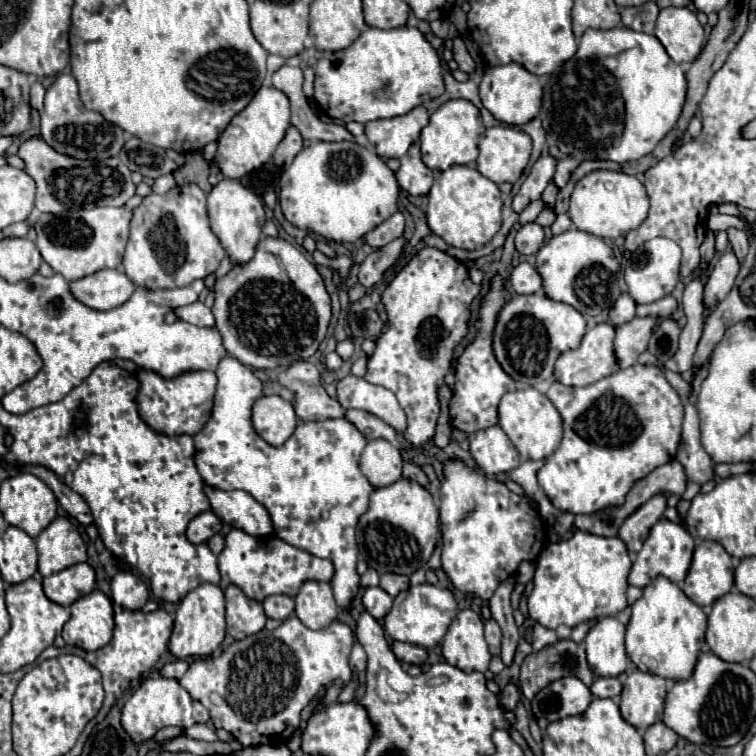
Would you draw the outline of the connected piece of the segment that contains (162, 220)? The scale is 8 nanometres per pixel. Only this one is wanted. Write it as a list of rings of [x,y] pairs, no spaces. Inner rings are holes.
[[[176,185],[164,195],[150,193],[132,211],[130,239],[122,265],[136,285],[148,289],[186,287],[194,279],[214,273],[224,257],[226,251],[208,223],[206,193],[198,185]]]

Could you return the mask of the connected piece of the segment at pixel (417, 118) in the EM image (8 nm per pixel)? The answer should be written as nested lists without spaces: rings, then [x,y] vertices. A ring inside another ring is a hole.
[[[416,107],[406,115],[392,119],[378,119],[366,123],[366,137],[380,157],[400,159],[408,147],[418,139],[428,123],[426,107]]]

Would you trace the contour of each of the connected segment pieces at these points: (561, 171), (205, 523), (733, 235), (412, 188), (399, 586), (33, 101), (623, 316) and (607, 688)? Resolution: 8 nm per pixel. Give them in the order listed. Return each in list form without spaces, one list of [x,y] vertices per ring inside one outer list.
[[[564,157],[564,159],[560,159],[560,161],[558,161],[558,165],[556,165],[554,183],[556,183],[558,187],[564,187],[564,185],[568,183],[568,179],[570,179],[572,171],[574,171],[578,165],[580,165],[580,163],[578,163],[576,159],[572,159],[572,157]]]
[[[204,511],[204,513],[200,513],[198,517],[194,517],[190,521],[186,535],[188,535],[188,539],[192,543],[204,543],[212,535],[220,533],[220,529],[222,529],[220,527],[220,519],[214,515],[214,511]]]
[[[728,229],[728,239],[732,243],[732,249],[734,249],[736,257],[742,263],[746,253],[748,253],[748,235],[744,231],[740,231],[740,229]]]
[[[414,143],[410,151],[400,159],[400,163],[402,165],[396,171],[396,179],[400,187],[410,195],[428,195],[434,173],[420,159],[420,143]]]
[[[386,573],[386,575],[380,575],[380,587],[382,587],[388,595],[396,597],[400,591],[406,591],[406,589],[410,587],[410,583],[408,583],[408,577],[406,577],[406,575]]]
[[[36,81],[34,85],[32,85],[32,89],[30,89],[30,107],[32,109],[38,109],[38,107],[42,107],[42,101],[44,101],[44,93],[46,93],[46,89]]]
[[[622,293],[622,295],[618,297],[618,301],[614,303],[614,307],[610,309],[610,323],[618,327],[618,325],[634,319],[634,315],[636,315],[634,309],[636,309],[634,299],[632,299],[628,293]]]
[[[598,677],[594,681],[594,685],[590,687],[592,695],[594,697],[610,697],[610,699],[616,699],[622,691],[622,683],[618,677]]]

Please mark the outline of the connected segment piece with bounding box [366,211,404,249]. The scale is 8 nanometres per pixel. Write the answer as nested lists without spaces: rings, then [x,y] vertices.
[[[398,211],[390,219],[386,219],[384,223],[380,223],[374,231],[370,231],[366,235],[366,243],[372,249],[380,249],[380,247],[388,245],[390,241],[398,239],[402,233],[404,233],[404,215]]]

